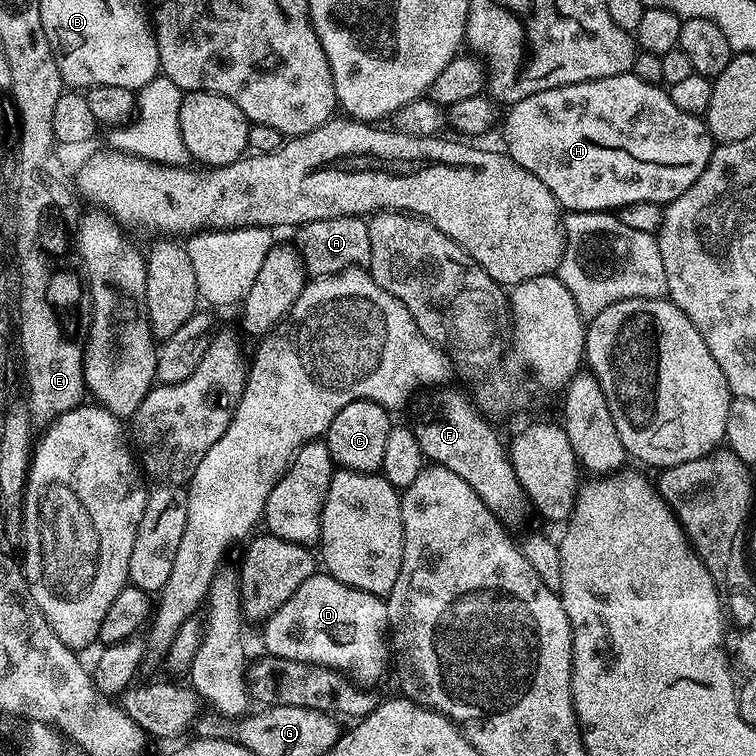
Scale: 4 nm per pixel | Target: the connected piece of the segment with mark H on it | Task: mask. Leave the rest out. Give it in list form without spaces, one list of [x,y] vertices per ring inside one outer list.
[[[625,74],[622,76],[611,76],[610,78],[598,78],[597,80],[587,80],[577,84],[567,84],[561,88],[551,88],[542,90],[538,94],[530,94],[530,98],[522,98],[517,104],[511,105],[507,109],[506,115],[502,120],[502,129],[504,128],[504,145],[503,151],[522,170],[530,170],[554,194],[554,198],[559,202],[561,209],[570,212],[607,212],[609,210],[619,210],[628,203],[634,202],[652,202],[660,205],[667,205],[669,200],[678,198],[706,170],[706,166],[712,157],[714,141],[708,132],[707,123],[701,117],[694,114],[686,114],[686,110],[678,110],[674,102],[670,102],[667,91],[660,84],[651,84],[642,82],[642,78]]]

